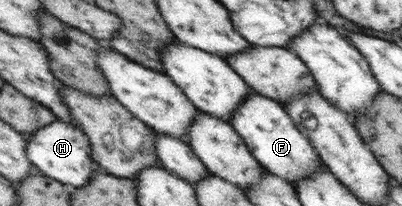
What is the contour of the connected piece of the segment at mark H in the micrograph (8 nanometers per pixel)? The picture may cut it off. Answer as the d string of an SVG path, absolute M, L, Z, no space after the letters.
M49 123L47 127L35 130L25 135L27 139L27 160L36 166L43 176L56 179L68 188L81 187L91 177L92 171L98 168L97 163L91 158L91 144L87 136L74 125L69 123Z

